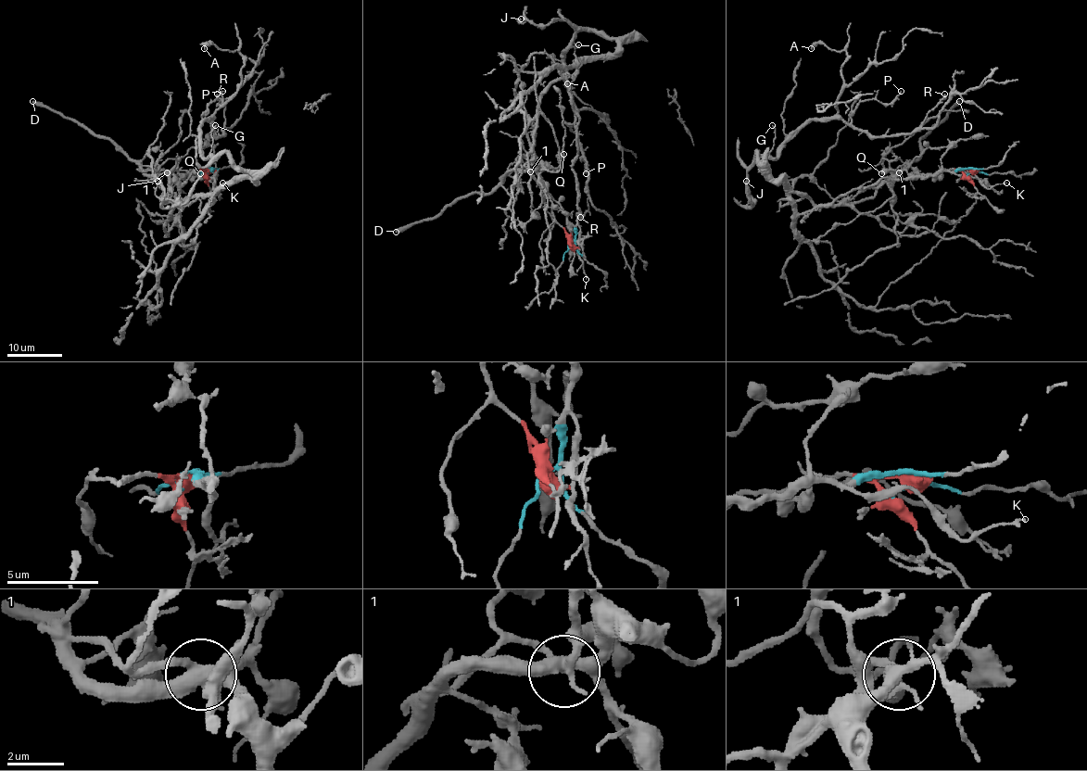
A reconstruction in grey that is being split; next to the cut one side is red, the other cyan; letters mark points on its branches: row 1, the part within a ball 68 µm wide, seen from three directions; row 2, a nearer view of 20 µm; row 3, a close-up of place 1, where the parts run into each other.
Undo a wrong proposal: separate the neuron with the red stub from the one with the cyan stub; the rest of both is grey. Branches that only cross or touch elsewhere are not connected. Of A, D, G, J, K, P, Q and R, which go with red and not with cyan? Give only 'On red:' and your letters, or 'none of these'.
On red: D, Q

